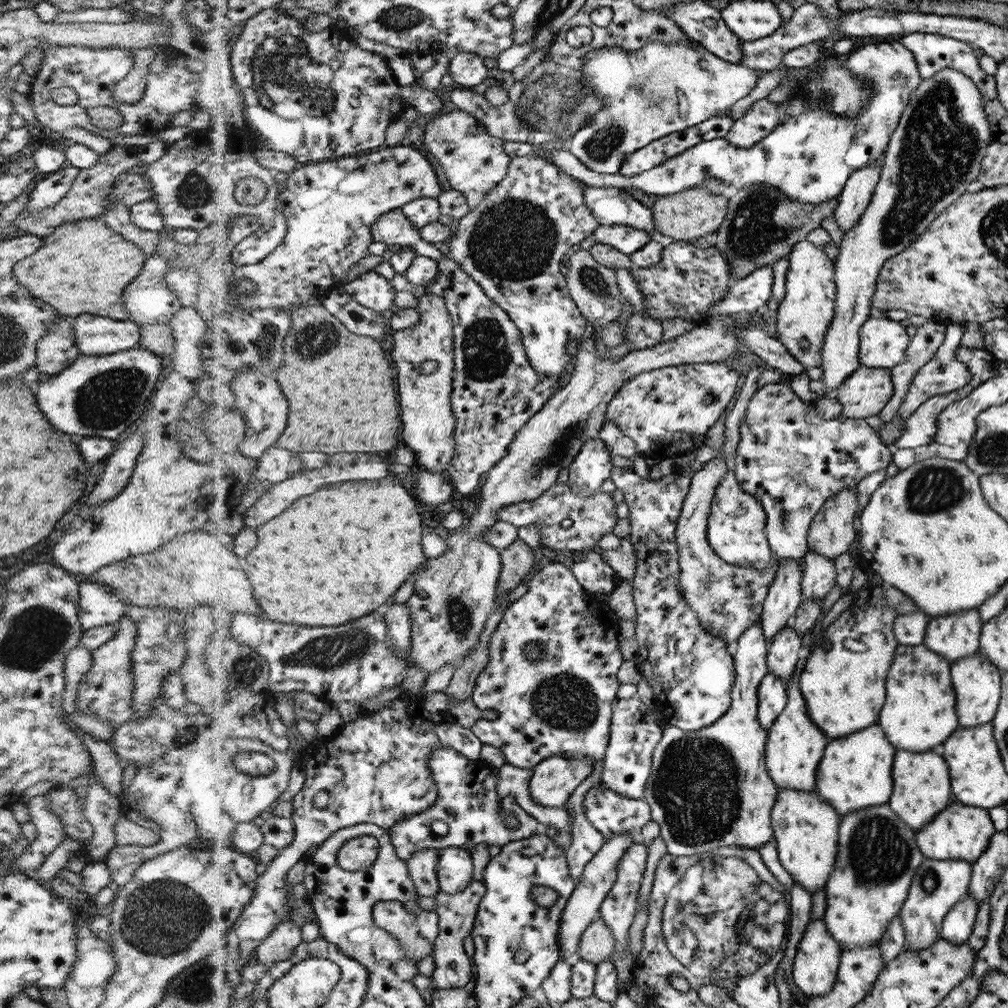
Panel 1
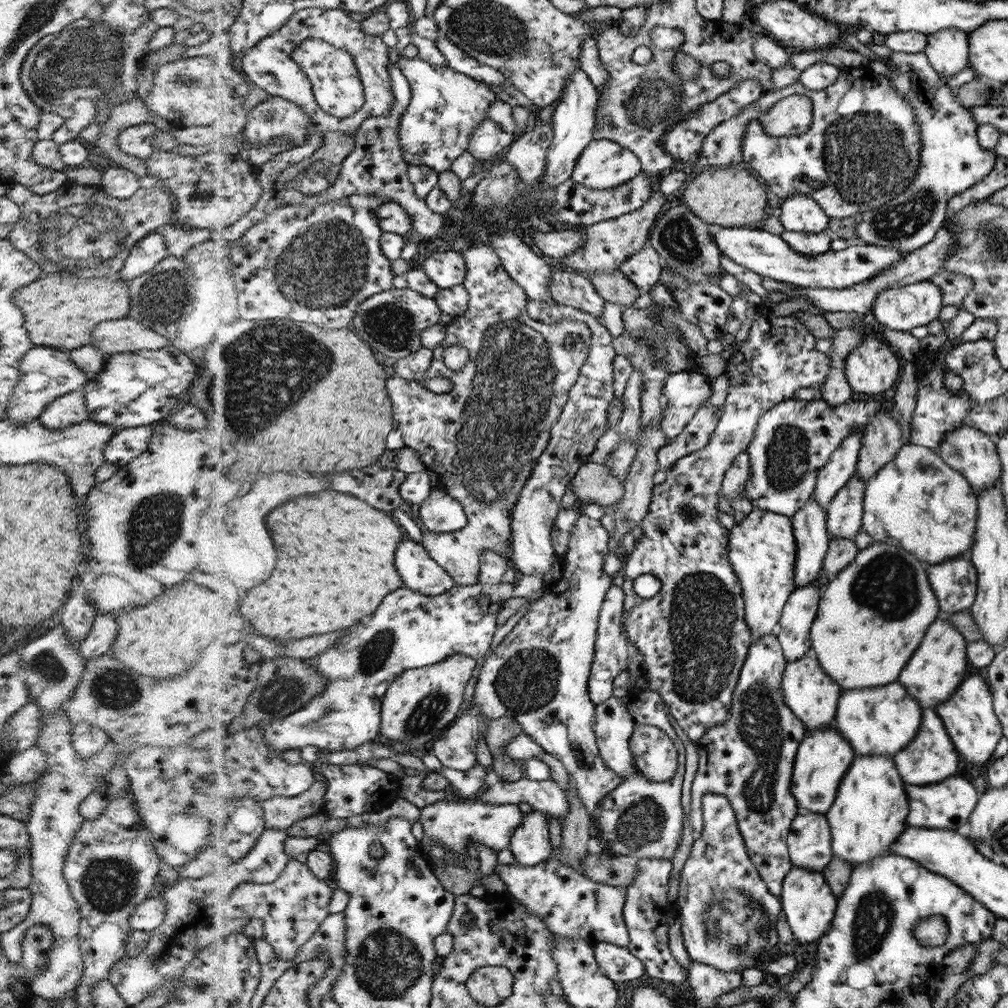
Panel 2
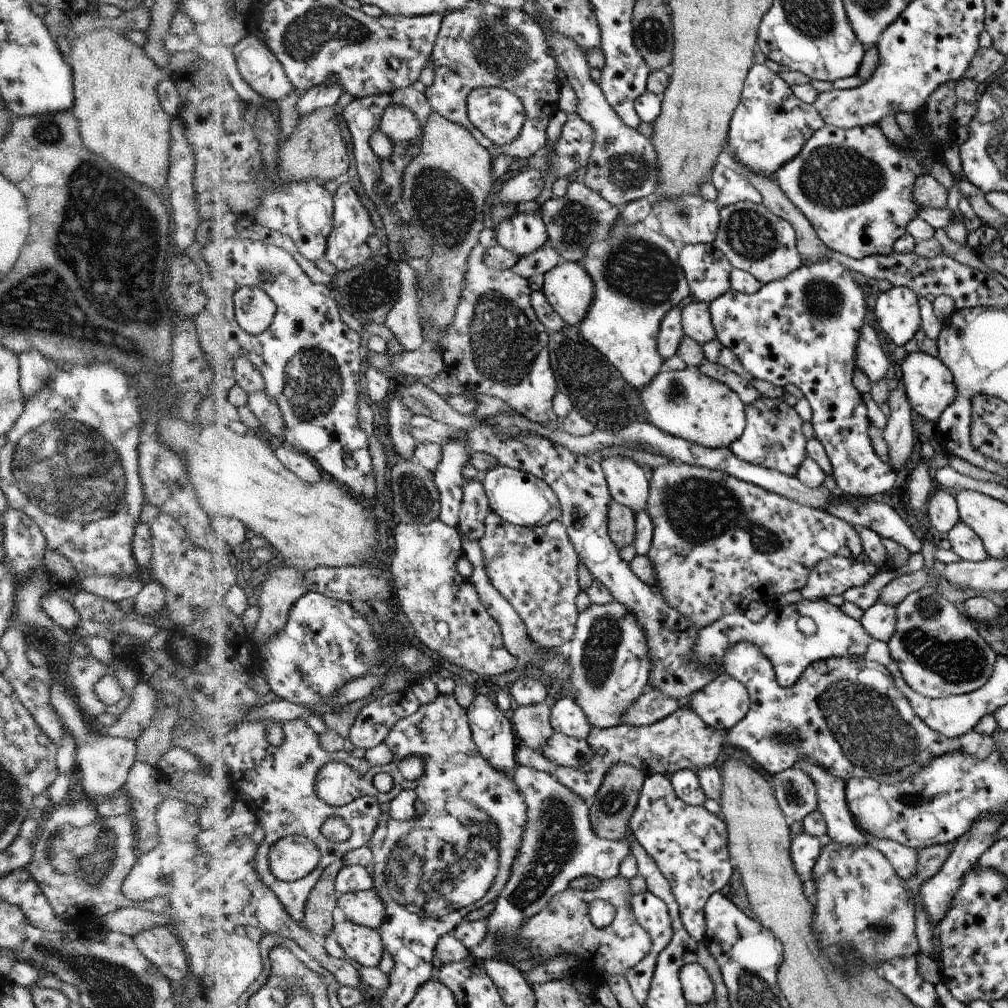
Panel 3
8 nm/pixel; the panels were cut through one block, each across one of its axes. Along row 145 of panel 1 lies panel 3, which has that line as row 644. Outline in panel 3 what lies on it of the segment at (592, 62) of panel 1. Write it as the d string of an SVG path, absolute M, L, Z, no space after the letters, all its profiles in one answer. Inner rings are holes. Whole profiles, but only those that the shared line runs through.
M612 600L605 605L592 603L578 615L577 631L567 645L567 659L572 672L570 682L574 686L573 701L582 708L592 728L612 728L622 725L622 719L641 698L645 687L649 685L650 660L649 643L646 640L645 629L642 628L634 612L630 612L626 605Z

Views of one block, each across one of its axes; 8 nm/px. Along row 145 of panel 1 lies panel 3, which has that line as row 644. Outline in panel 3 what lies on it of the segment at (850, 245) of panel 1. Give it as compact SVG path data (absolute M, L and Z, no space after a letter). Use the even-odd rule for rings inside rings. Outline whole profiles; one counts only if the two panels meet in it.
M924 586L920 590L909 594L895 607L897 608L897 630L893 638L887 641L890 656L898 664L904 682L917 693L931 699L940 699L950 694L964 694L978 690L989 682L992 670L996 666L997 652L974 628L973 621L957 605L940 594L939 588Z

